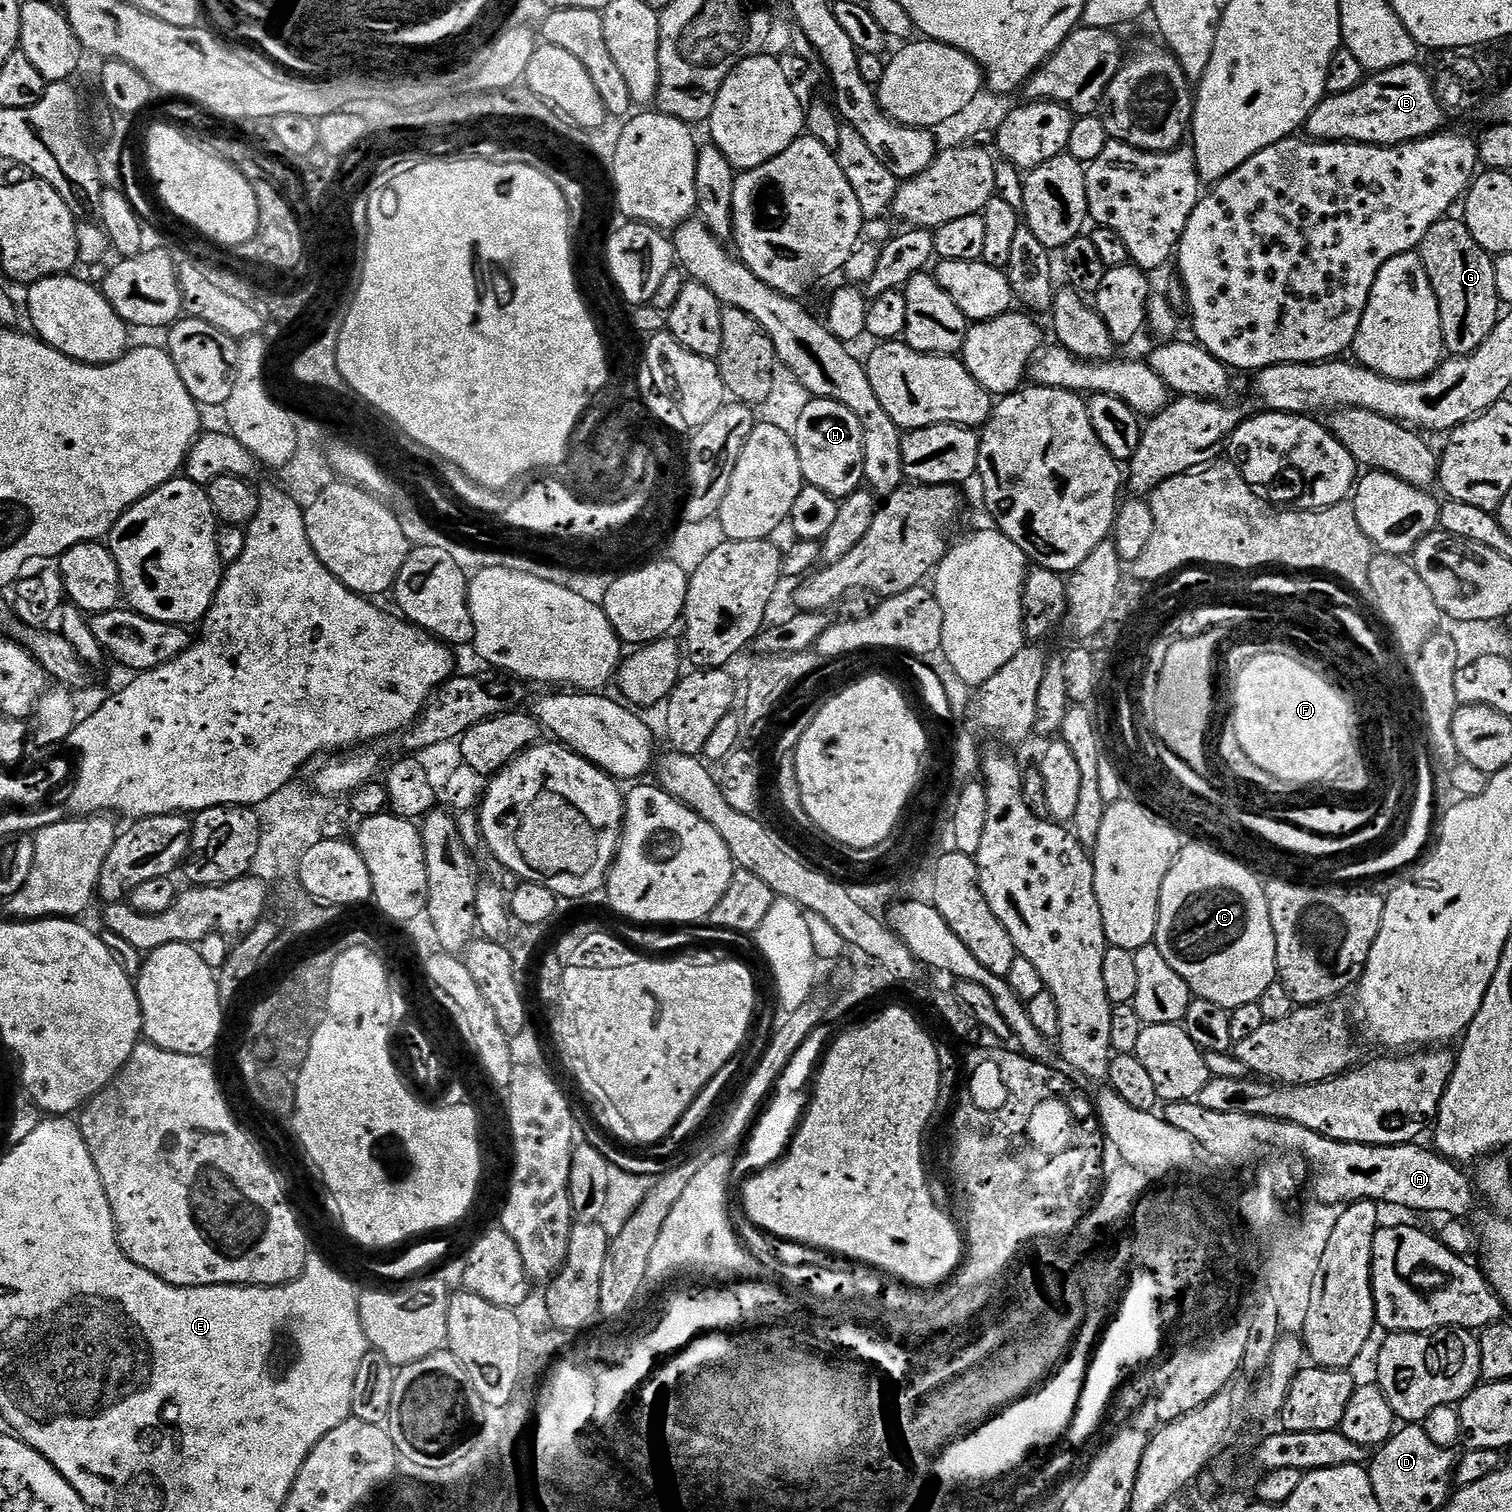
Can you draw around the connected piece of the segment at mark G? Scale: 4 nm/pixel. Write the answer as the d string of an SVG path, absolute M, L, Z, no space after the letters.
M1452 219L1440 220L1426 232L1418 254L1438 298L1445 351L1452 356L1468 356L1493 332L1502 305L1495 285L1494 258L1474 242L1474 234L1461 219Z

